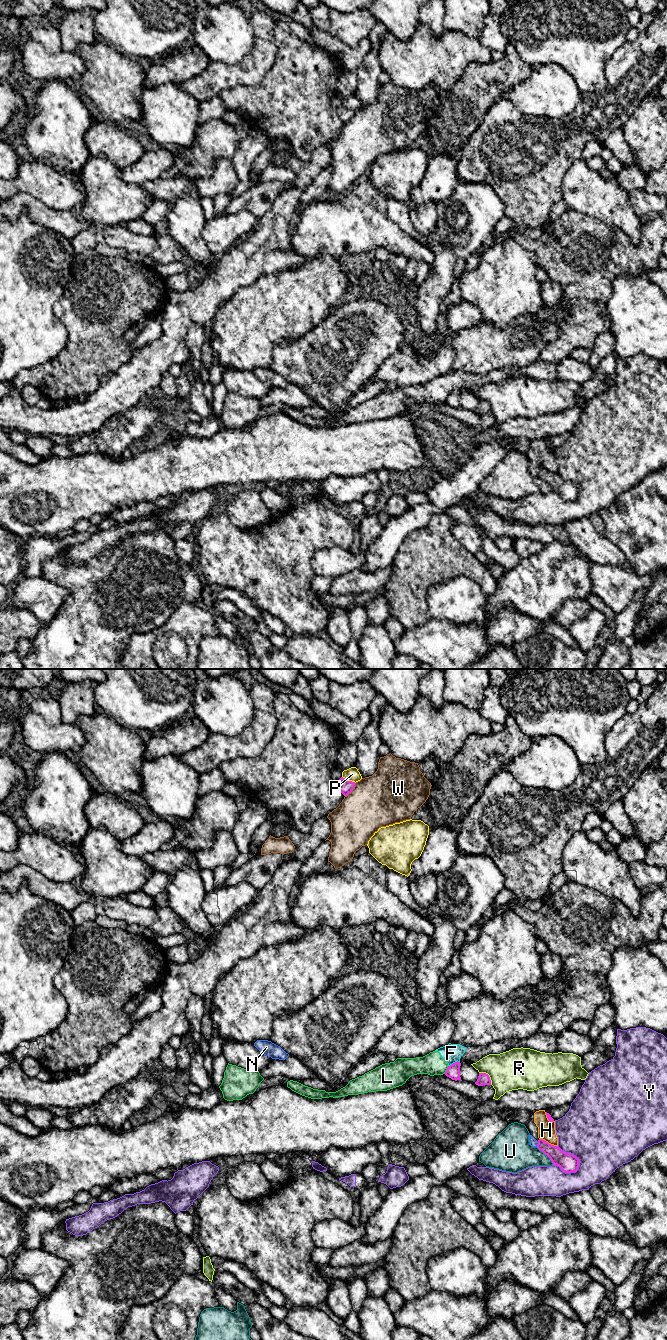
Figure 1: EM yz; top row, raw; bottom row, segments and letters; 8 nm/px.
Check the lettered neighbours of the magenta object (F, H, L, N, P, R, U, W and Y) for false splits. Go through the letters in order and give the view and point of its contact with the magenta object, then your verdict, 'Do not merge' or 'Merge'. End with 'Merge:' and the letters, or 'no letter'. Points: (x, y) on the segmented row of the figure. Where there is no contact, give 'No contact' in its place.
F: Touches magenta at yz (453, 1063). Do not merge
H: Touches magenta at yz (547, 1142). Do not merge
L: Touches magenta at yz (446, 1070). Do not merge
N: Touches magenta at yz (537, 1144). Do not merge
P: Touches magenta at yz (349, 781). Do not merge
R: Touches magenta at yz (488, 1075). Do not merge
U: Touches magenta at yz (546, 1154). Do not merge
W: Touches magenta at yz (352, 789). Do not merge
Y: Touches magenta at yz (573, 1155). Do not merge
Merge: no letter

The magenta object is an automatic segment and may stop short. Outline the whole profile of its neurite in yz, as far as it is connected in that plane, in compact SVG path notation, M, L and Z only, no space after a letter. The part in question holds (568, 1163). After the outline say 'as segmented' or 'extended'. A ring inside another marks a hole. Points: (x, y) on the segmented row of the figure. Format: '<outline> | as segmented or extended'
M543 1139L538 1140L537 1148L547 1155L553 1165L557 1165L565 1173L576 1172L579 1167L579 1159L571 1153L562 1151L558 1146L549 1144Z | as segmented

